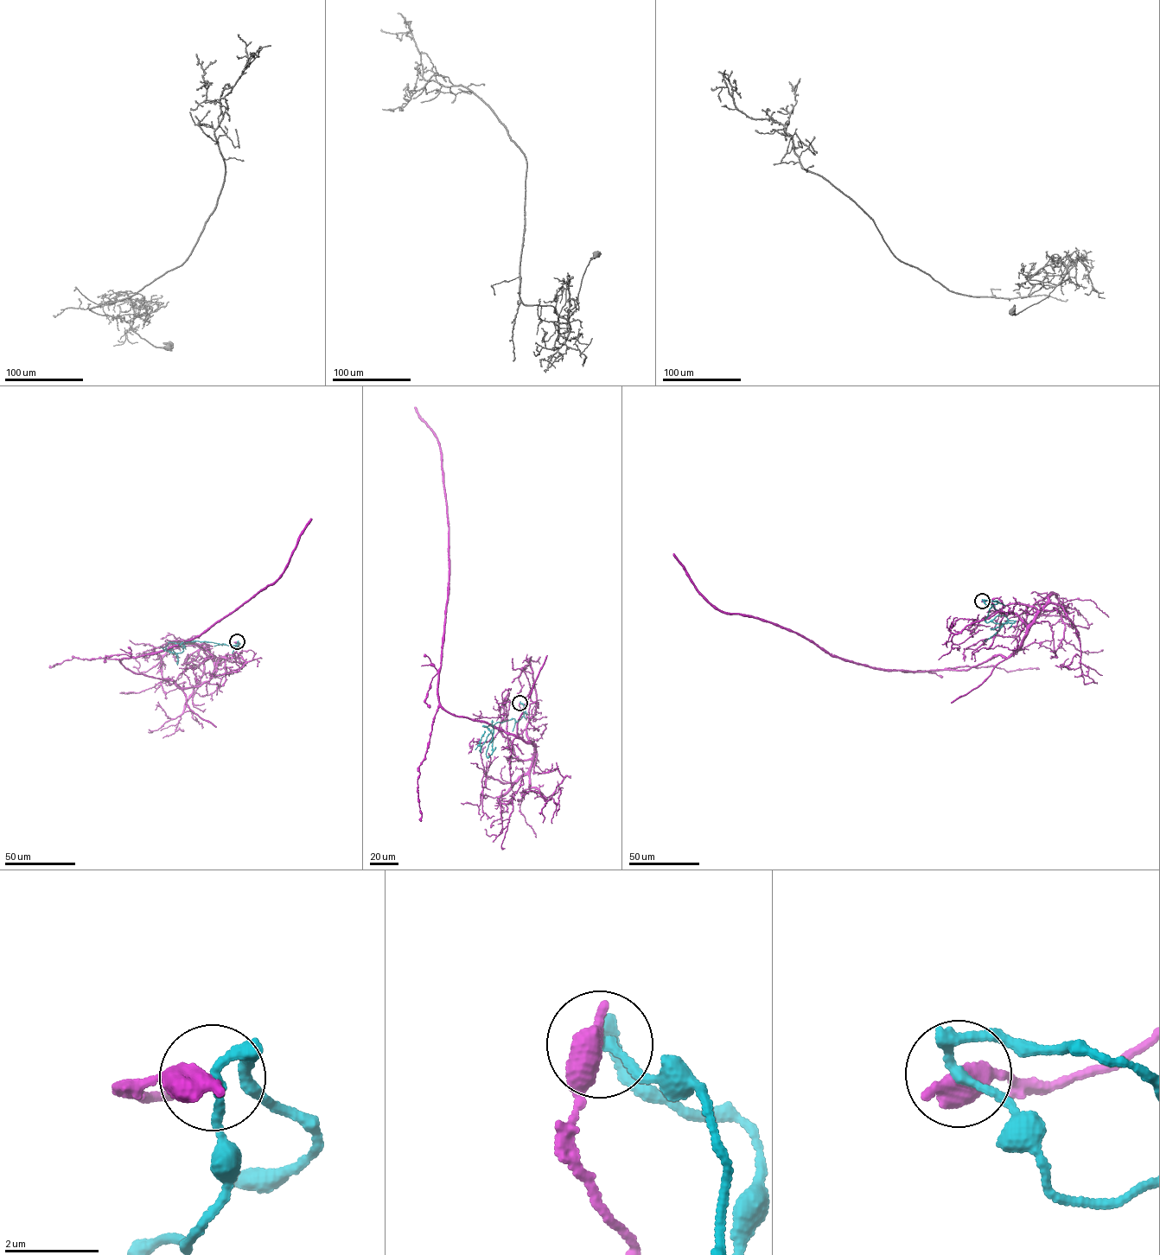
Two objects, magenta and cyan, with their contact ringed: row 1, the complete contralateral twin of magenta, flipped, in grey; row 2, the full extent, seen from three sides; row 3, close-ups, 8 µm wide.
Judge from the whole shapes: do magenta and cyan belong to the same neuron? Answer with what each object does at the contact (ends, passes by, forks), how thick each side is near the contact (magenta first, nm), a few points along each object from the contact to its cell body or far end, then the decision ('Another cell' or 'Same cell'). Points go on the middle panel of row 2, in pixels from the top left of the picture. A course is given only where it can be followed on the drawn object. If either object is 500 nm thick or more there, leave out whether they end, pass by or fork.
Thickness 650 nm (magenta) against 200 nm. Course of magenta: (519, 703), (531, 718), (526, 736), (534, 745), (447, 711), (439, 702), (448, 522), (439, 442), (415, 407). Course of cyan: (519, 703), (523, 716), (516, 723), (483, 725), (493, 738), (487, 757), (492, 720). Another cell

